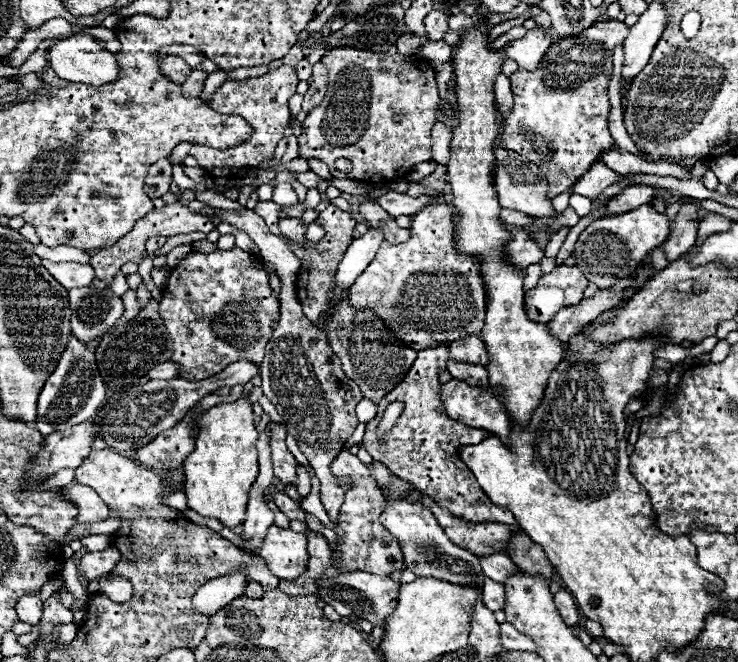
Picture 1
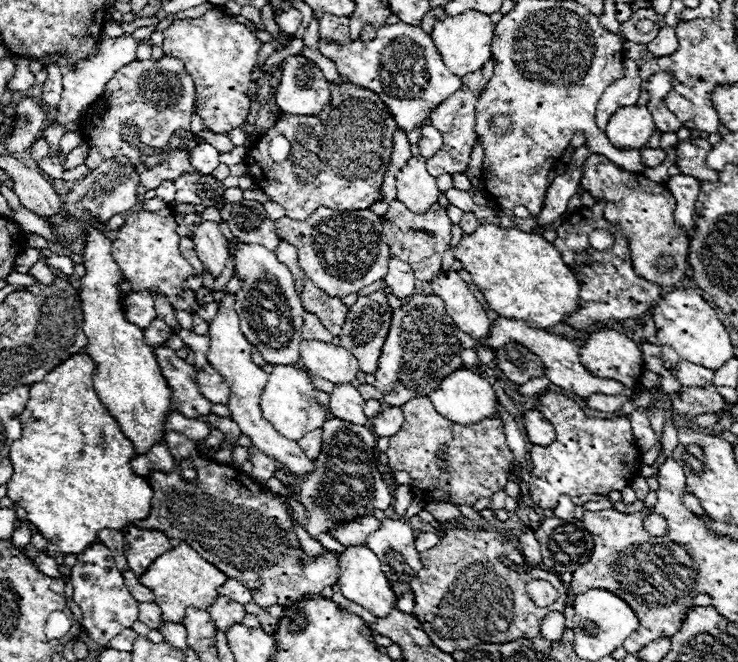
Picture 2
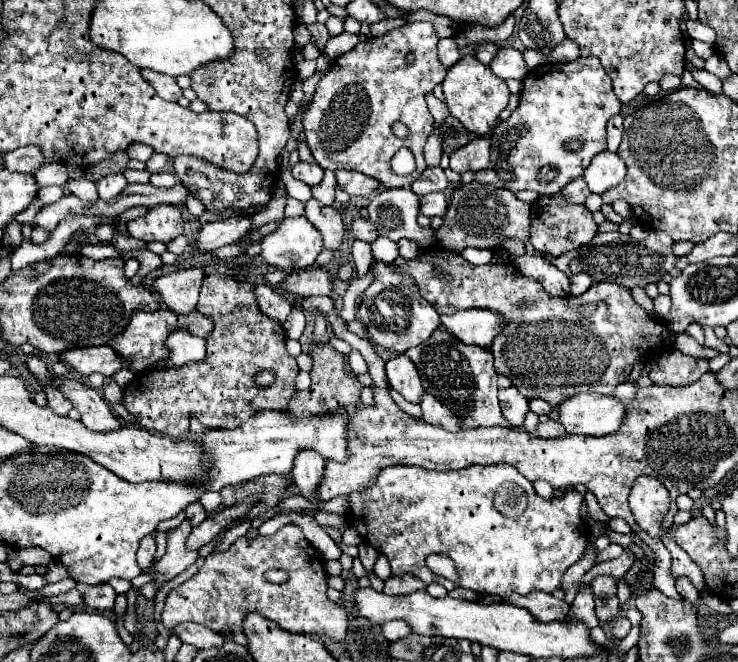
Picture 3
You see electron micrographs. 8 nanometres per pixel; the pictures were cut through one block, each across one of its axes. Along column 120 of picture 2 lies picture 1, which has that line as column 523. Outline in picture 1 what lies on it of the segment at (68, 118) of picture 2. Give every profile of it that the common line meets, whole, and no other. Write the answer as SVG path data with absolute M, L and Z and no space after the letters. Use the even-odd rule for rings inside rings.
M528 30L522 38L512 40L504 46L504 56L516 60L520 68L536 70L540 66L540 58L552 46L552 42L552 30Z

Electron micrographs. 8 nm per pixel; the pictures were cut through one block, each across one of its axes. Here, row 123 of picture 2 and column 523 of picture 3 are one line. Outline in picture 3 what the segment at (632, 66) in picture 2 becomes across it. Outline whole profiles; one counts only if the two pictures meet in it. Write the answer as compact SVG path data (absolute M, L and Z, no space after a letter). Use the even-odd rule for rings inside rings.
M538 590L526 596L514 596L510 604L526 608L538 622L564 620L570 614L570 604L566 600L558 600L552 594L544 594Z

